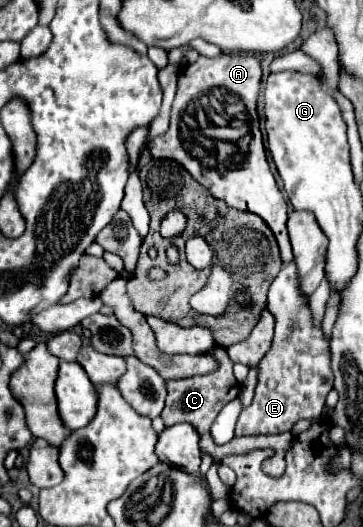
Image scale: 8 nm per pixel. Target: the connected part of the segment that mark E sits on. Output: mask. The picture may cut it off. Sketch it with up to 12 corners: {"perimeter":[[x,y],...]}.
{"perimeter":[[294,262],[268,290],[274,340],[236,436],[322,414],[330,344]]}

